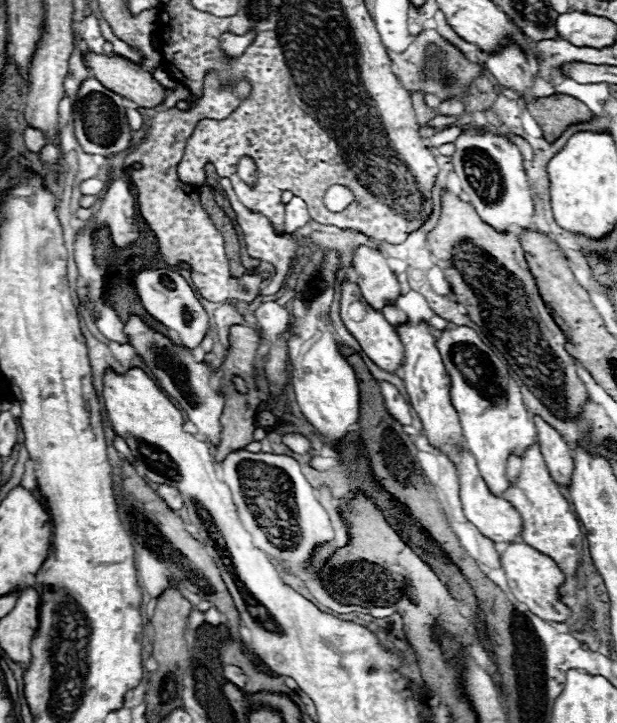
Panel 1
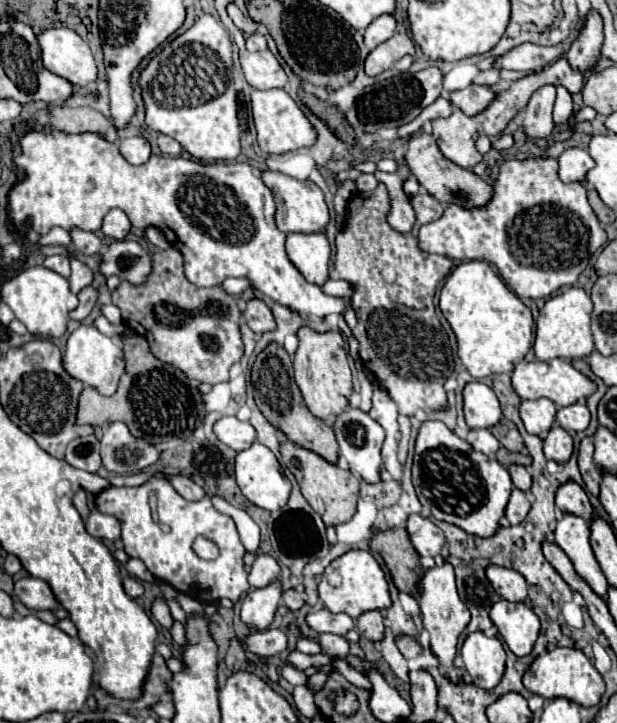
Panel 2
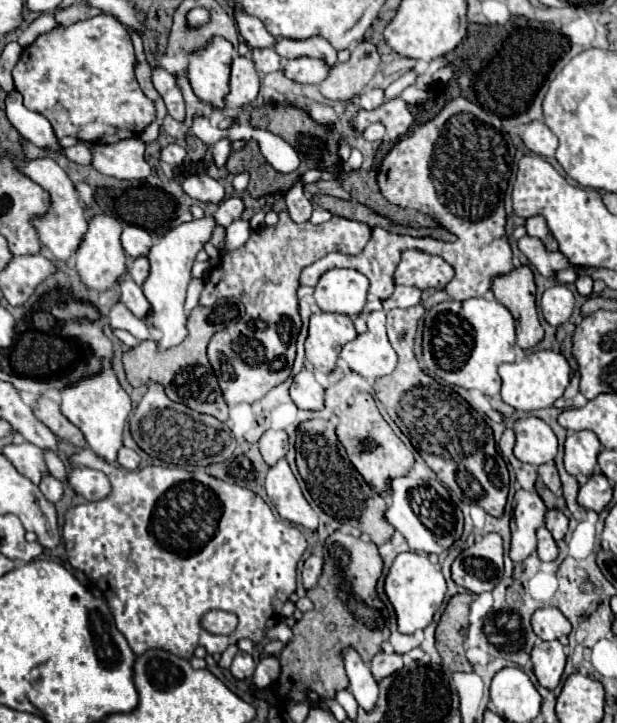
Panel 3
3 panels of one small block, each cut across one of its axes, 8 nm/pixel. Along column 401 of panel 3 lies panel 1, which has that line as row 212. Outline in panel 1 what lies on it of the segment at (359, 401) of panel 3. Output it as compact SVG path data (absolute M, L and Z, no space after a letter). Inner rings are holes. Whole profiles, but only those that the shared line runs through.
M442 190L442 210L438 224L428 232L426 242L432 250L432 254L438 258L438 266L444 272L446 280L450 282L450 288L456 296L456 302L462 304L470 316L470 320L480 326L480 330L490 338L490 342L496 346L496 350L502 354L502 358L512 366L512 370L520 376L520 380L546 404L550 406L558 416L576 416L580 414L580 404L586 398L586 386L576 374L576 360L564 350L566 336L562 330L558 330L556 322L550 318L550 312L546 310L536 282L528 270L528 264L524 260L524 250L518 242L516 234L504 234L494 230L490 224L486 224L476 210L462 202L456 194Z

